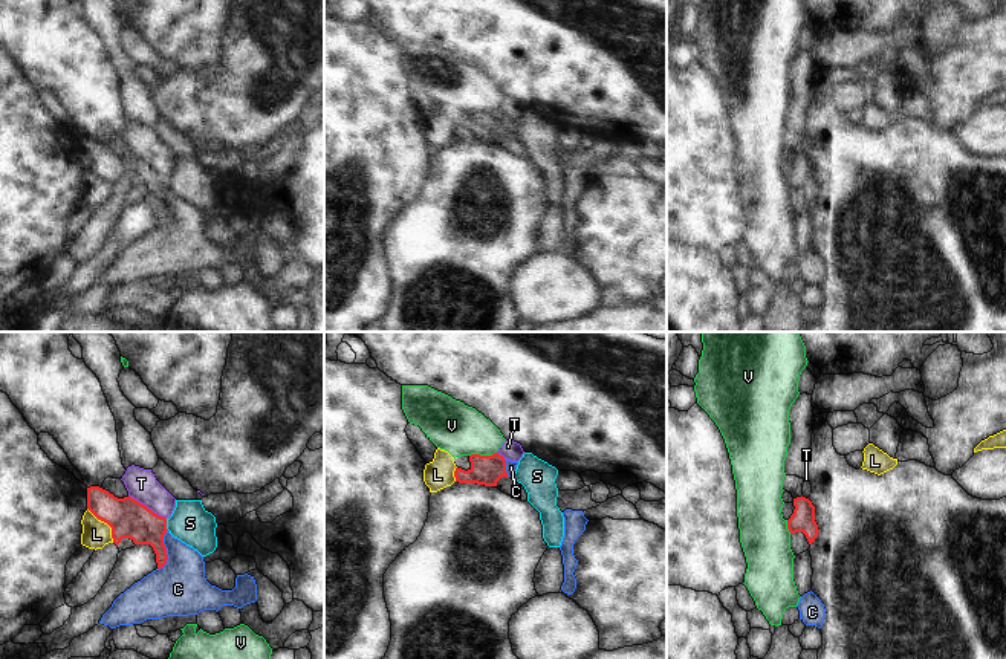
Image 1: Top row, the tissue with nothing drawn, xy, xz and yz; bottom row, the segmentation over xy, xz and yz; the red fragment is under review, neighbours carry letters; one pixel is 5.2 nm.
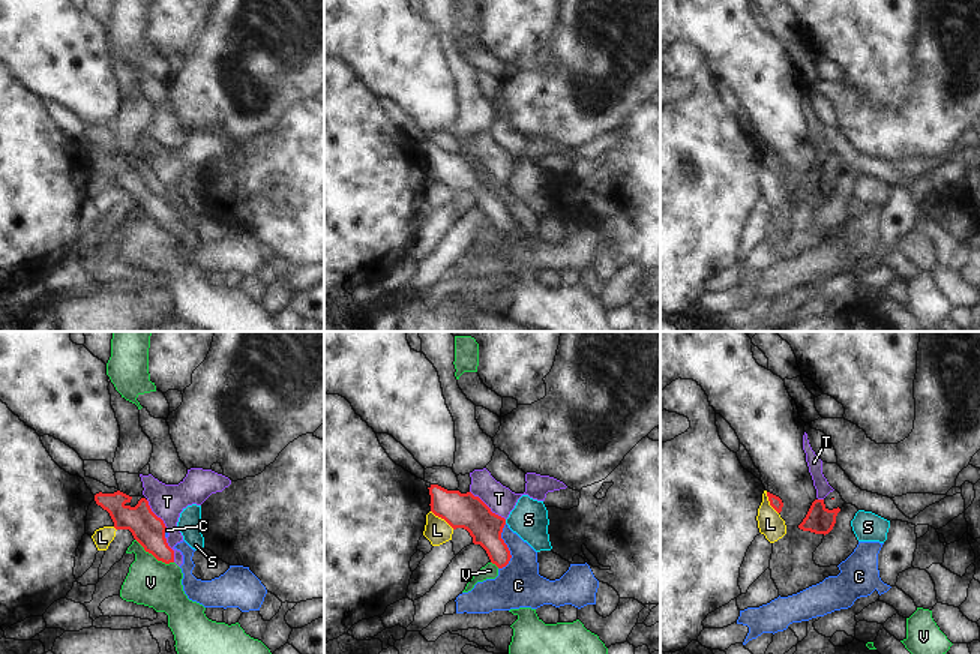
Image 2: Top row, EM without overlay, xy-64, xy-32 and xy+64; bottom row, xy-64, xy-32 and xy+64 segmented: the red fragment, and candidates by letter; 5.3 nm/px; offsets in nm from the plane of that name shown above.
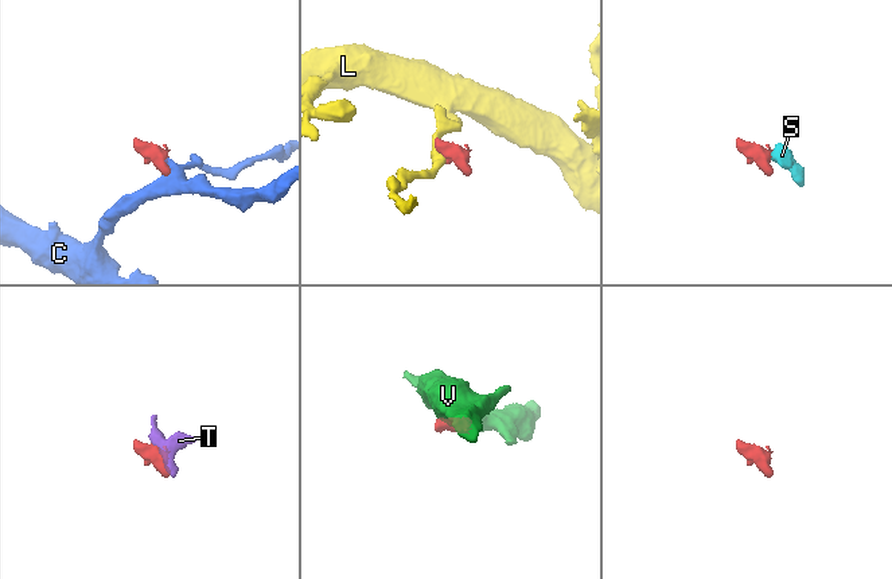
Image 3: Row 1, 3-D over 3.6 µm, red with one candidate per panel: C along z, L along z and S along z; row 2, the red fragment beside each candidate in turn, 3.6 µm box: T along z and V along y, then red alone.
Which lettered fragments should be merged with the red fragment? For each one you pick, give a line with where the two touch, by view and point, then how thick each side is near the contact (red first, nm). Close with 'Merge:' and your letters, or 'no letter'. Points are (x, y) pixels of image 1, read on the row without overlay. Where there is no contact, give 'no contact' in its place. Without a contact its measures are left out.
C: meets red in xy at (165, 208); 200 nm thick on the red side, 280 nm on the other
Merge: C

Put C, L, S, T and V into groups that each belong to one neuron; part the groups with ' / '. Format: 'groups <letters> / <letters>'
groups C / L / S / T / V

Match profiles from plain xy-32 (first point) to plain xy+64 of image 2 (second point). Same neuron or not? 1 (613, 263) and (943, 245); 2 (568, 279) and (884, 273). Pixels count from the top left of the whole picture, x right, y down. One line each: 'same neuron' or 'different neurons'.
1: same neuron
2: different neurons

